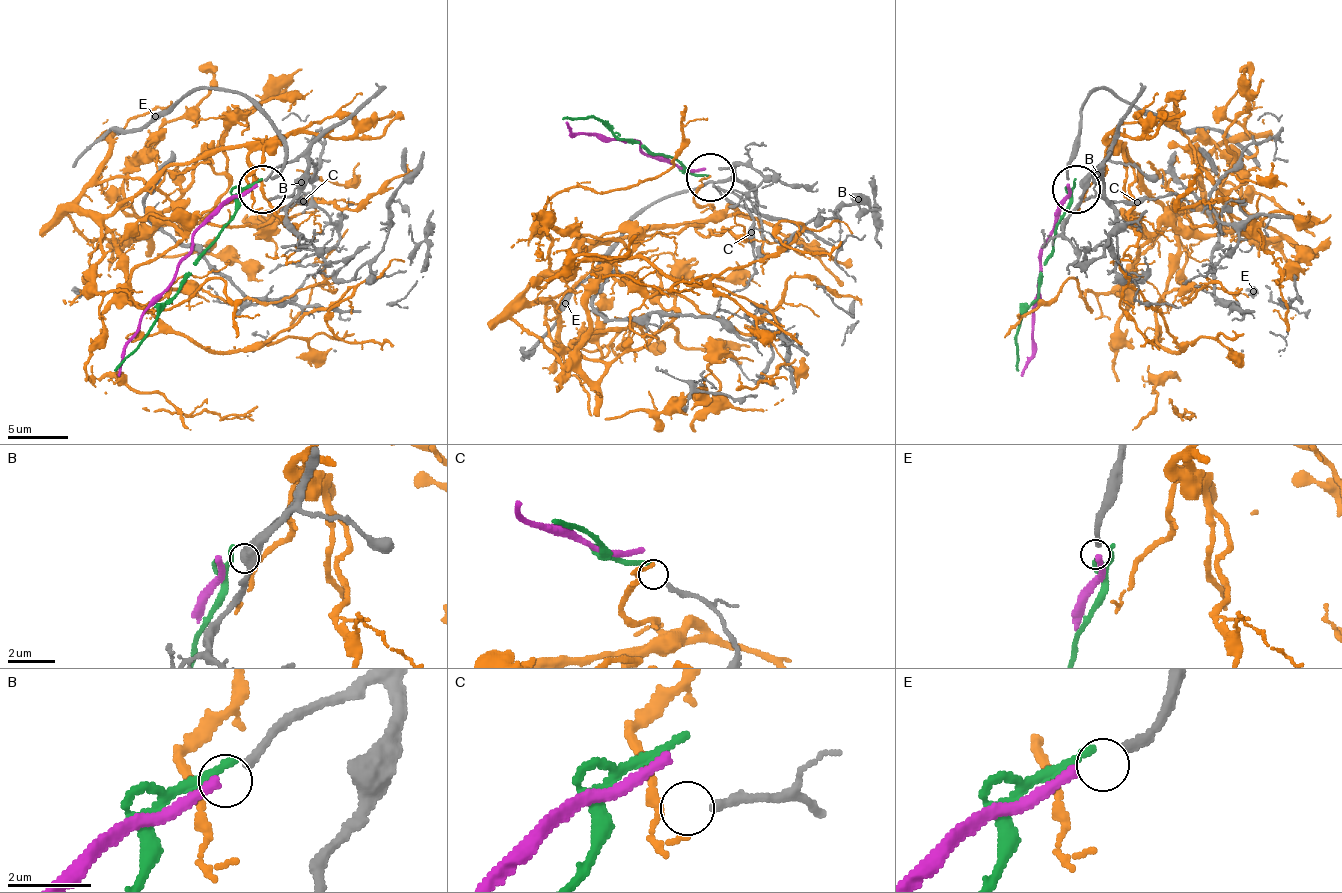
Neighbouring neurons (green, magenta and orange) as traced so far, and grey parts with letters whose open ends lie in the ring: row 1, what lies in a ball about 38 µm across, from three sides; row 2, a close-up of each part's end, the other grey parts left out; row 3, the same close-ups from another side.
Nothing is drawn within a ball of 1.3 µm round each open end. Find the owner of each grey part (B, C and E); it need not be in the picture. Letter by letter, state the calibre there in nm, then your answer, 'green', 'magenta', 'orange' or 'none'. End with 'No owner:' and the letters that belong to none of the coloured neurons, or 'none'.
B: 190 nm thick; none
C: 200 nm thick; orange
E: 200 nm thick; magenta
No owner: B

